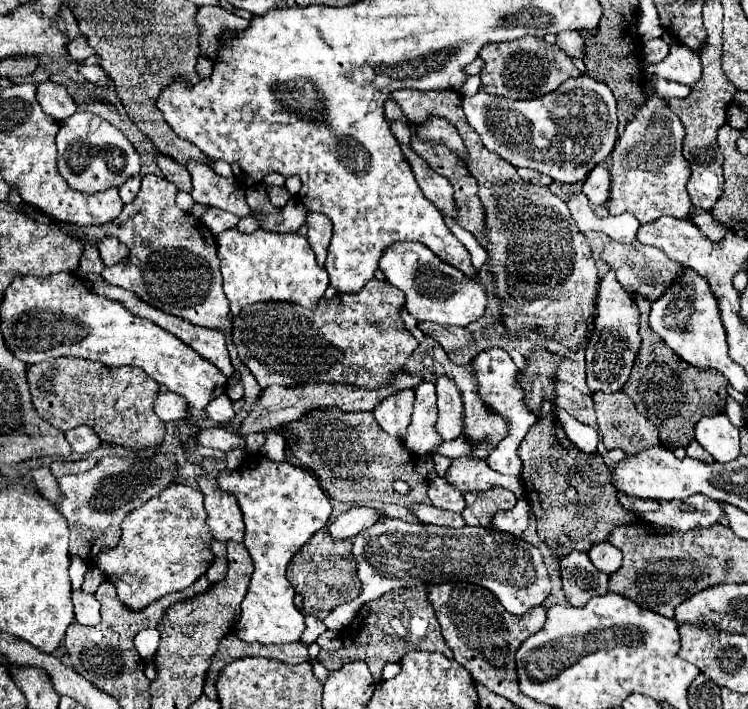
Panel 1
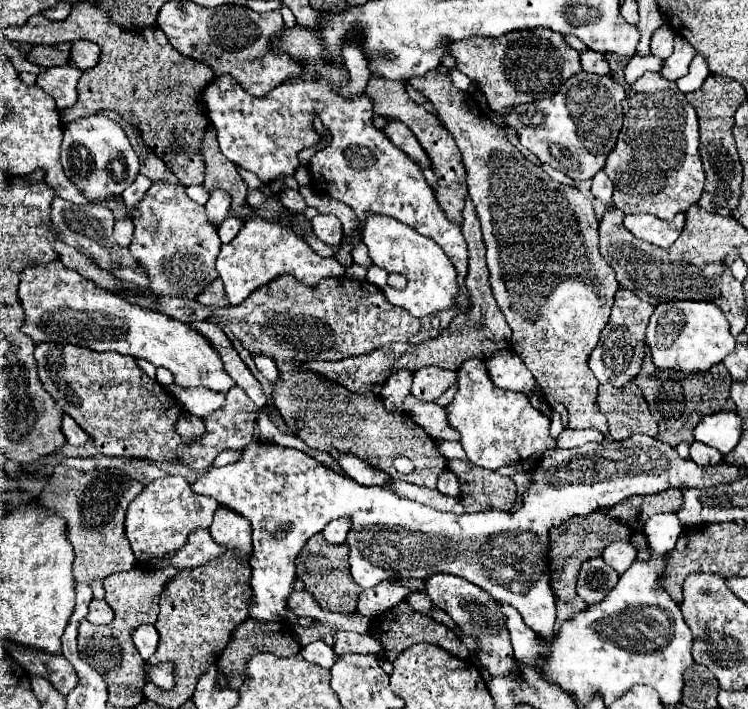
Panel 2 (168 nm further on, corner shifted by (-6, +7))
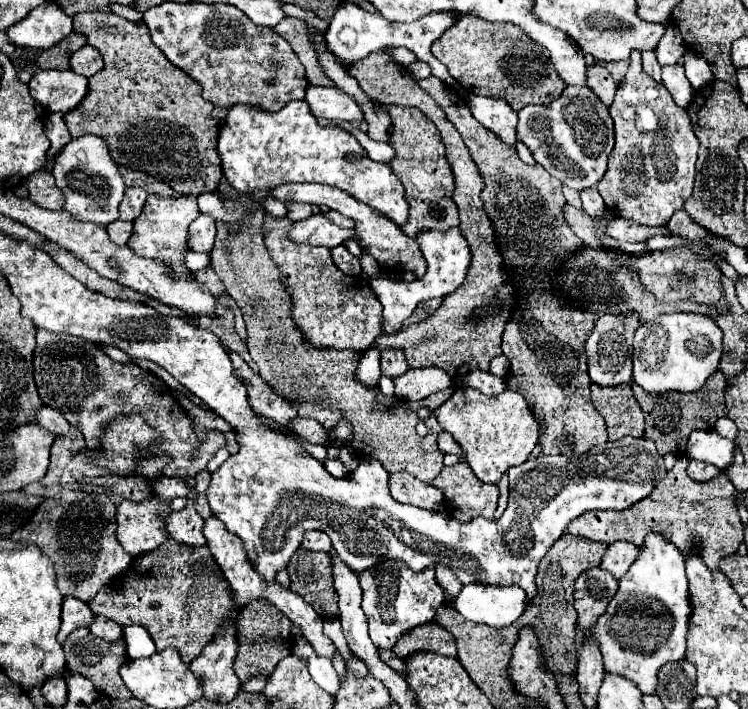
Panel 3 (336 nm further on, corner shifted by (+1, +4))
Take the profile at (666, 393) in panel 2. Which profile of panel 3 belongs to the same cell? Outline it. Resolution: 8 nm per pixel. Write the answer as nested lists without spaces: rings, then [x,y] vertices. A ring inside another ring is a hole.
[[[719,370],[711,378],[707,378],[705,386],[699,392],[693,392],[693,394],[681,394],[681,392],[647,394],[637,384],[633,384],[633,394],[645,414],[643,438],[653,440],[657,446],[657,452],[661,456],[665,456],[669,452],[675,456],[683,456],[685,448],[687,448],[687,438],[693,430],[711,430],[721,416],[727,416],[725,388],[727,388],[725,376]]]

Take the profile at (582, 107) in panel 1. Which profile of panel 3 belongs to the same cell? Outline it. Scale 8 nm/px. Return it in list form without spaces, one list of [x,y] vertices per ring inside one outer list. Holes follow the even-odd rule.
[[[567,86],[561,98],[547,106],[525,106],[519,112],[517,136],[549,174],[579,192],[599,184],[615,144],[609,108],[587,86]]]

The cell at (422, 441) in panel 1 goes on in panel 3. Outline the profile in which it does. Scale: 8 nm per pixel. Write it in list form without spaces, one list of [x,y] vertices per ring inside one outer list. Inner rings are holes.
[[[409,368],[399,378],[393,378],[399,398],[427,398],[437,390],[453,386],[451,378],[441,368]]]

